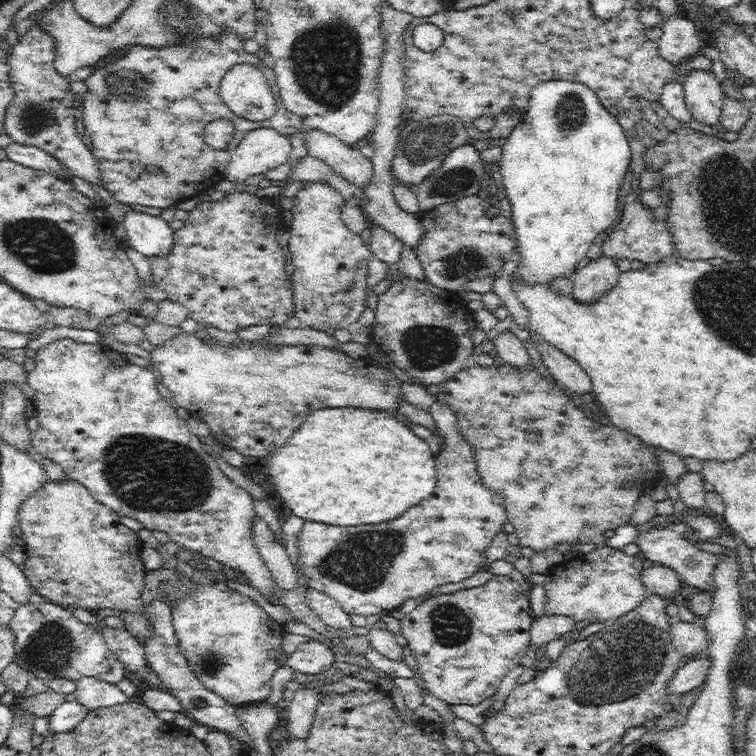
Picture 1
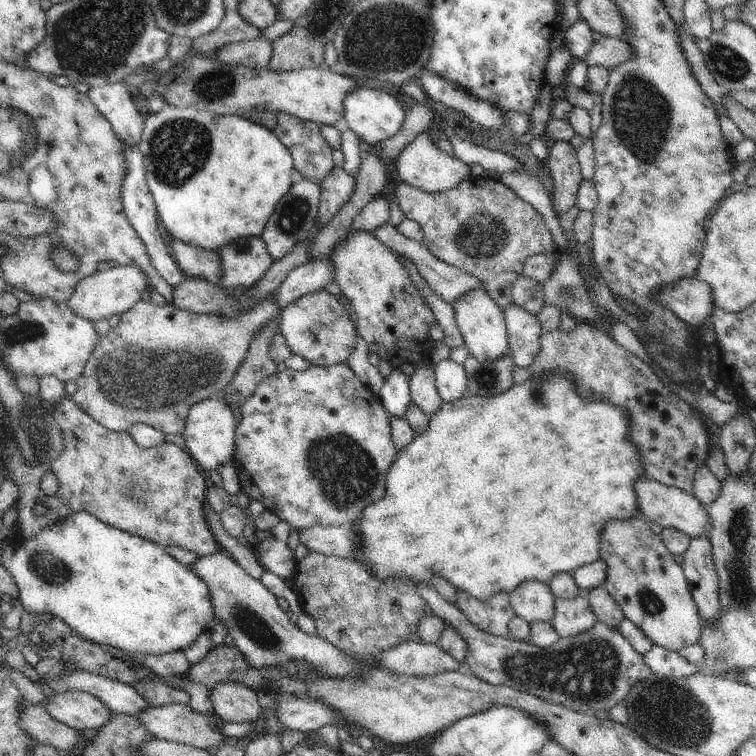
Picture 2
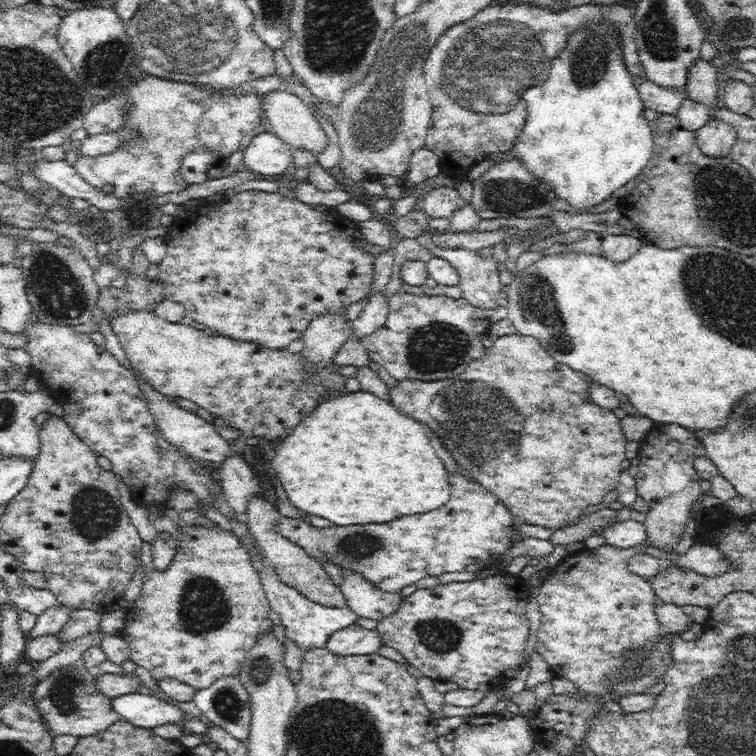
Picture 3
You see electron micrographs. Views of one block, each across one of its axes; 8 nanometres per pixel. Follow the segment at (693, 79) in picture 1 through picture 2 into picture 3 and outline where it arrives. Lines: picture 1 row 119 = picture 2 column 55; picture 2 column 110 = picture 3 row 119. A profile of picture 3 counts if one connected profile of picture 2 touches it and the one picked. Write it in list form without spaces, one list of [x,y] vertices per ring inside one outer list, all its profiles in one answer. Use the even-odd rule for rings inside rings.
[[[711,117],[708,124],[695,131],[695,137],[702,153],[706,156],[730,157],[737,132],[730,123]]]

